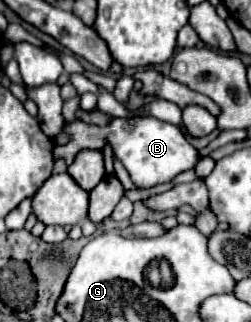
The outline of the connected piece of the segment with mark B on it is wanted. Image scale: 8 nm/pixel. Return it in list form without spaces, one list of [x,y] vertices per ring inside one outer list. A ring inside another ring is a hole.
[[[141,116],[141,118],[129,120],[129,122],[123,118],[115,118],[109,126],[103,126],[103,128],[75,120],[73,124],[65,124],[63,130],[71,136],[71,142],[65,146],[55,146],[55,150],[53,150],[55,158],[65,158],[67,164],[71,164],[79,150],[83,150],[83,148],[103,150],[105,142],[109,142],[113,146],[113,156],[125,164],[125,168],[137,188],[151,188],[151,186],[169,182],[177,174],[191,170],[199,160],[199,150],[193,144],[189,144],[189,140],[183,136],[179,126],[161,122],[153,116]]]

